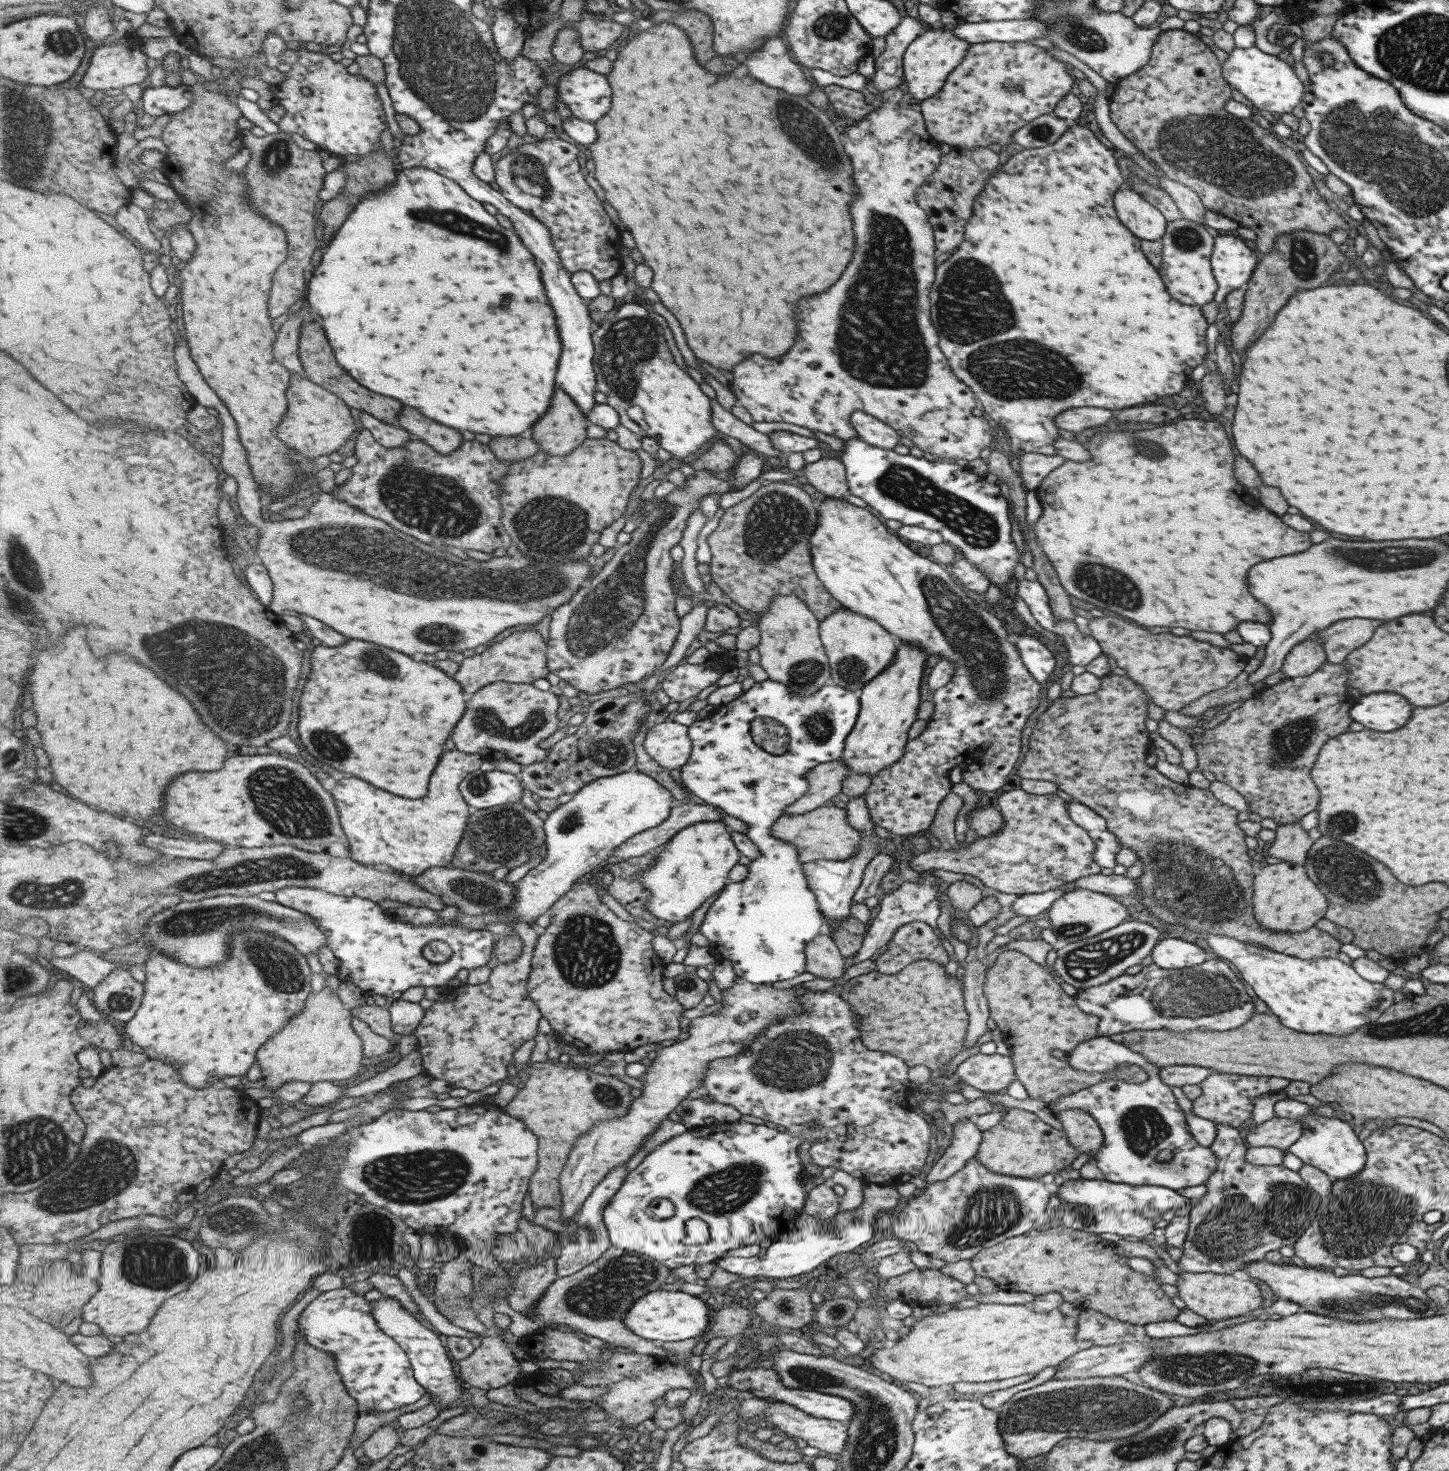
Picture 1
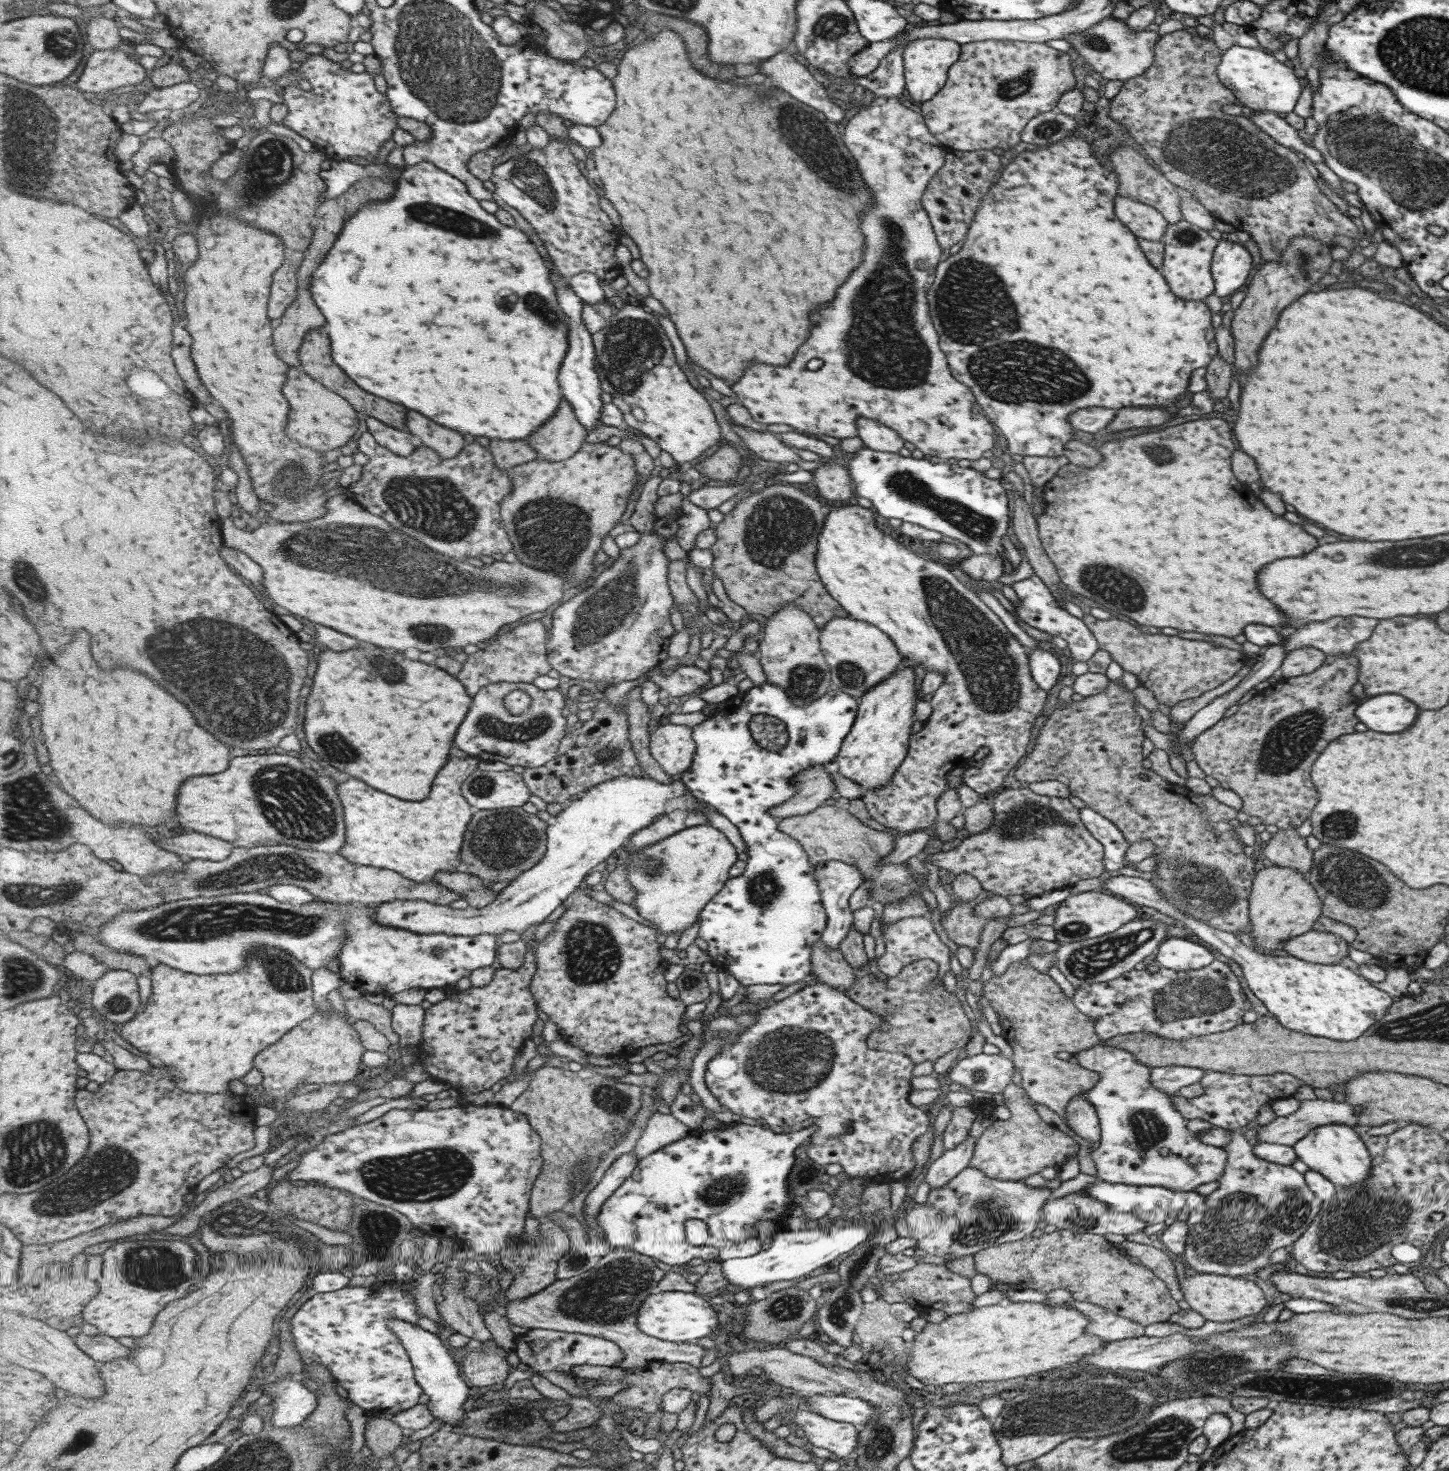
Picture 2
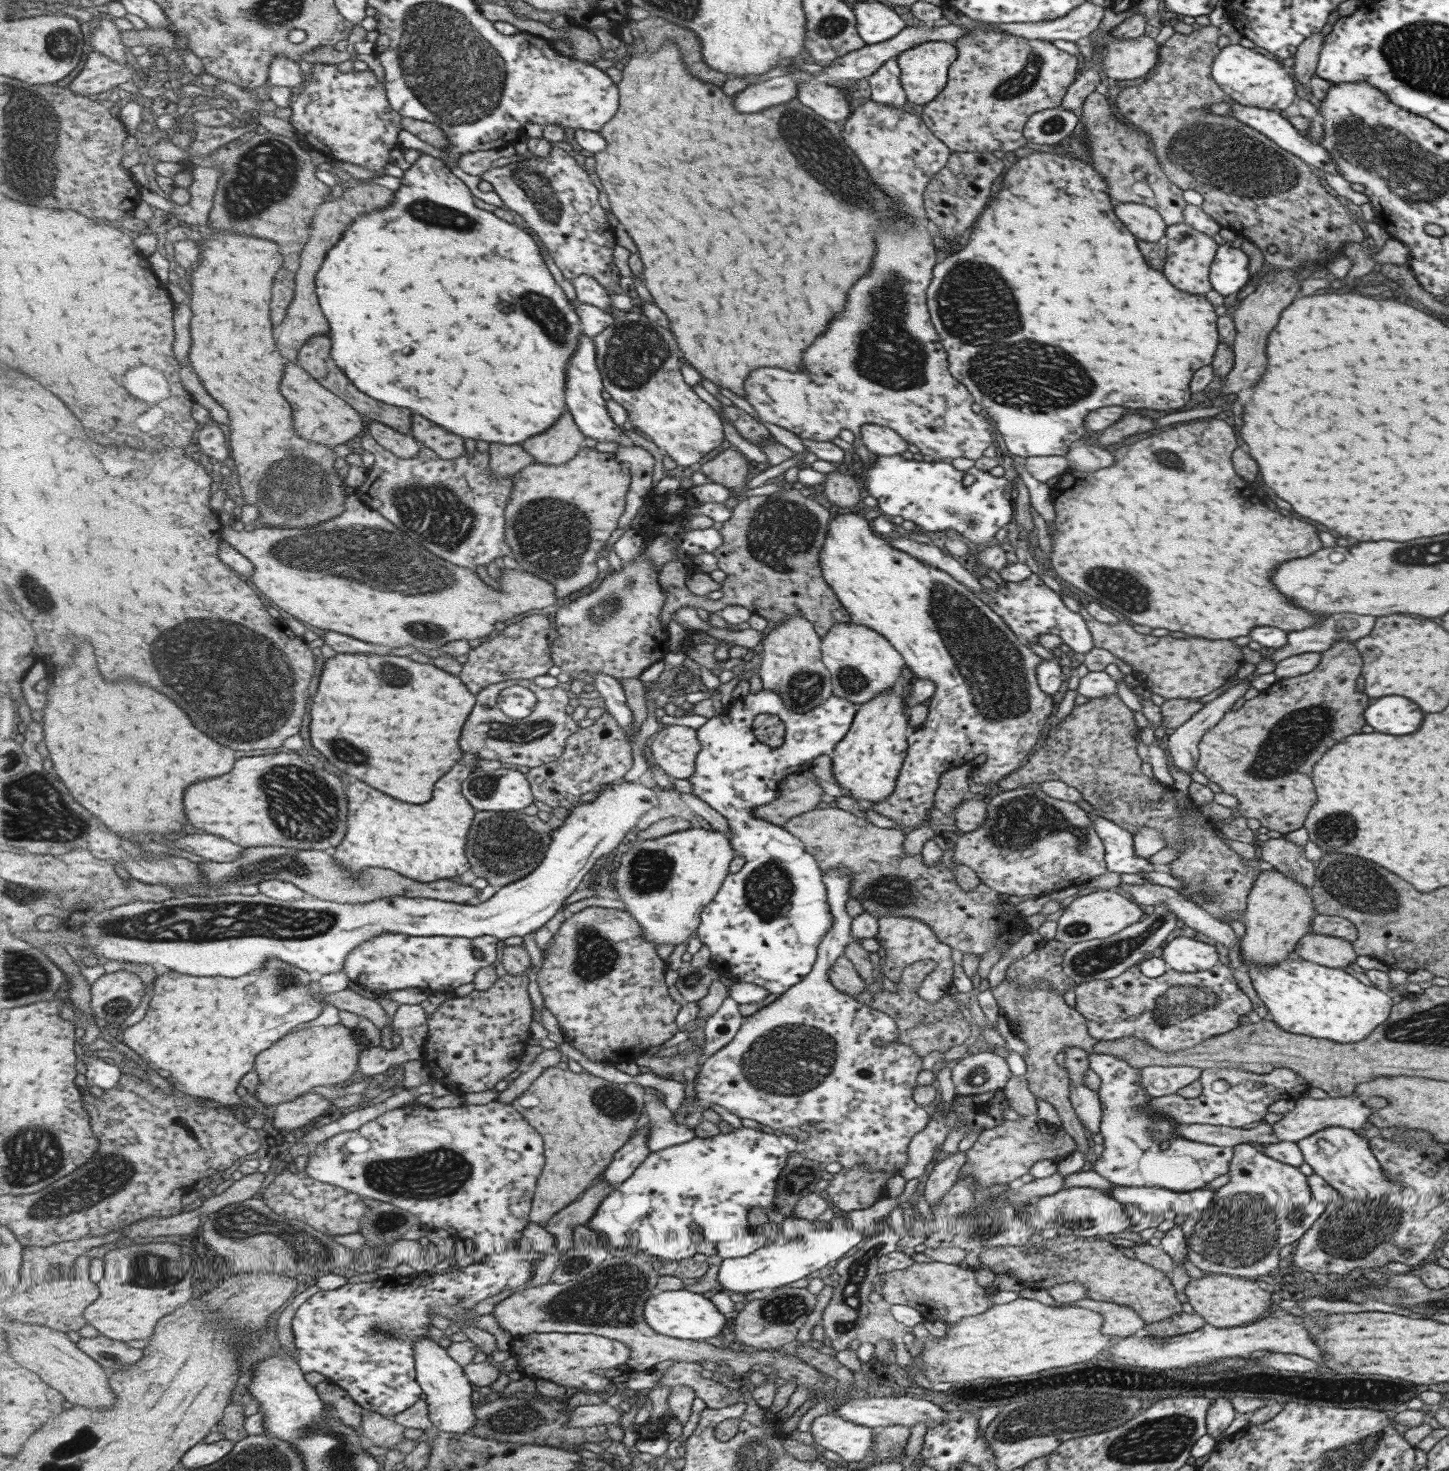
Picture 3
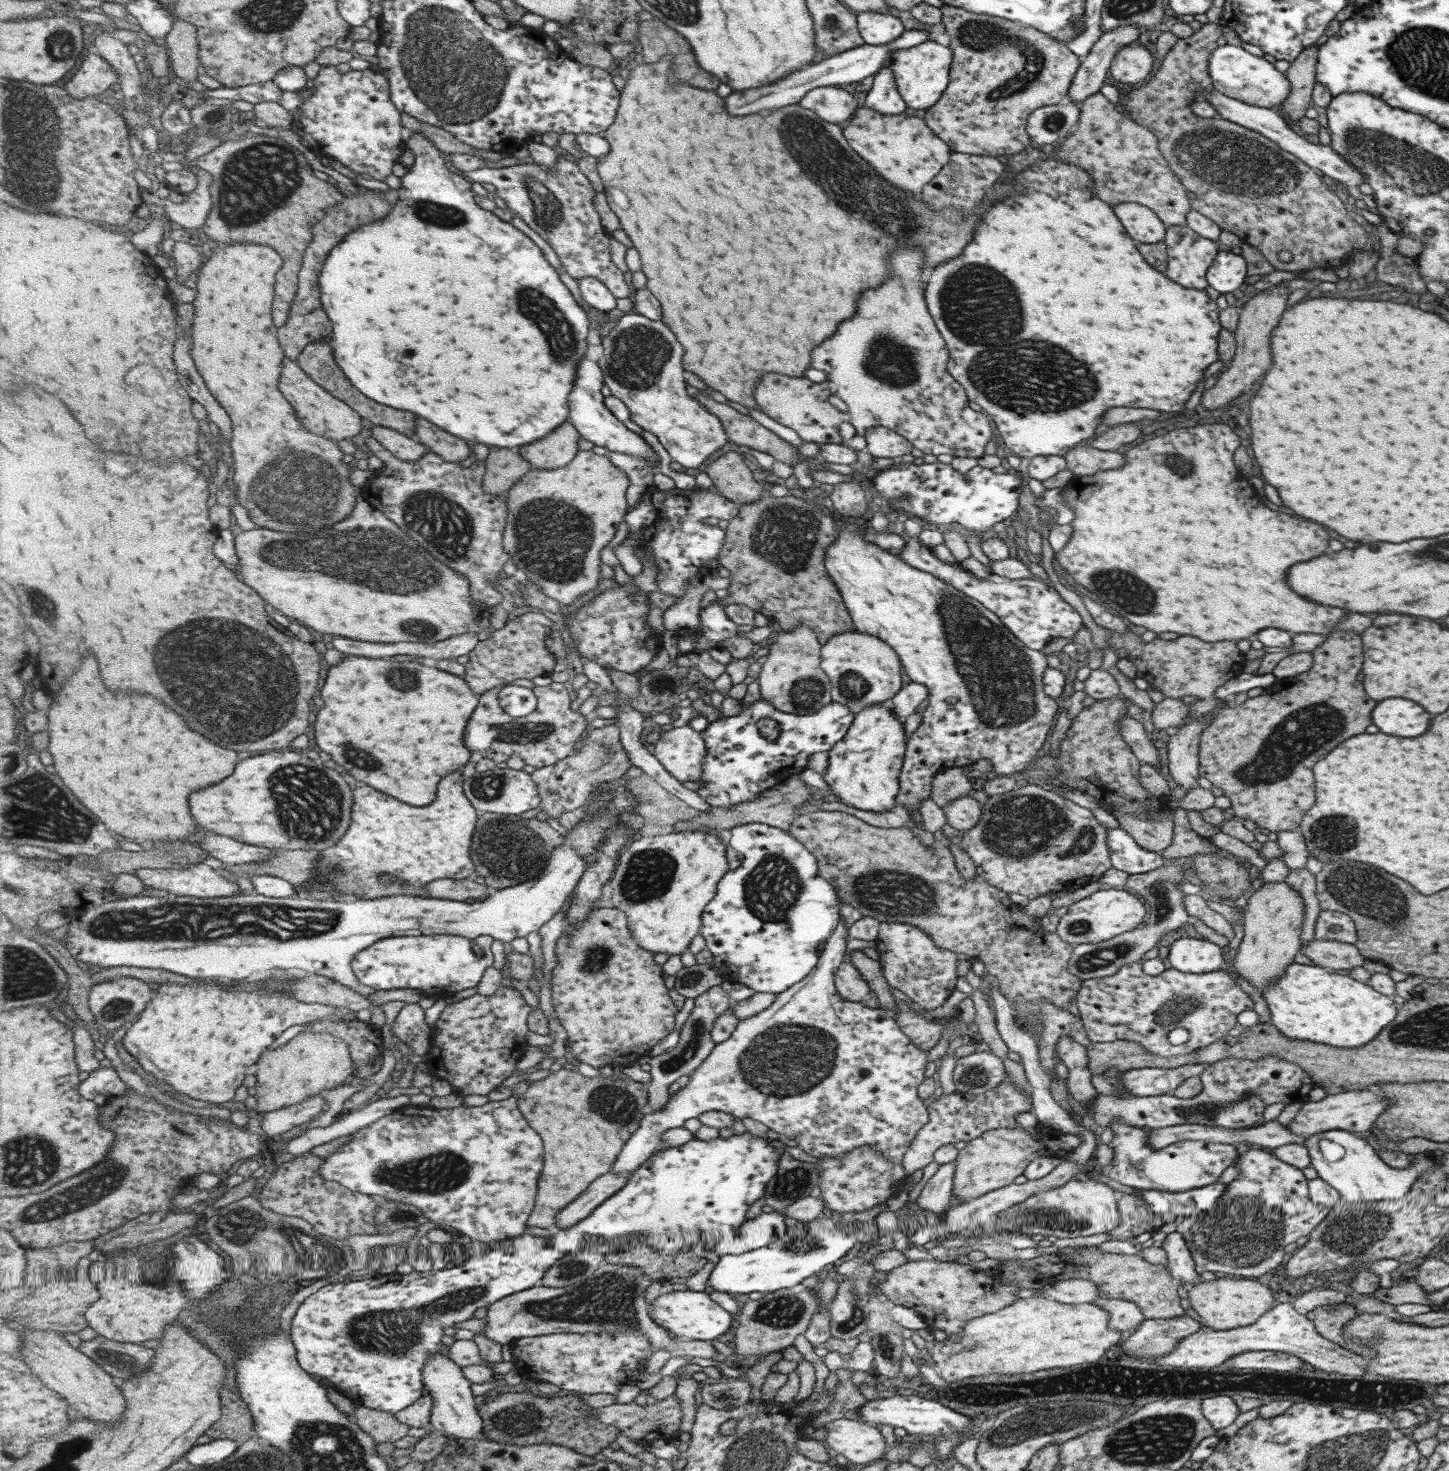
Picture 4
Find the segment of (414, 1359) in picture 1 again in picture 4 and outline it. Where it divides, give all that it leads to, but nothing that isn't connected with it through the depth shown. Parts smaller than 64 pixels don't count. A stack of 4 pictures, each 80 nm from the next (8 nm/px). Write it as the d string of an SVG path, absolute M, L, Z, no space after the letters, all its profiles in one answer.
M440 1351L434 1355L428 1358L422 1374L425 1387L434 1400L430 1427L453 1438L488 1440L483 1434L484 1420L478 1411L479 1405L475 1404L475 1396L471 1390L472 1381L450 1357L443 1356Z

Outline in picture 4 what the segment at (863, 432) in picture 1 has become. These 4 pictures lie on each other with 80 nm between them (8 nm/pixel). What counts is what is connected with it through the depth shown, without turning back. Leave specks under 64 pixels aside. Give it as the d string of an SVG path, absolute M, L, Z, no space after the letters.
M887 427L866 428L863 438L866 442L864 450L875 458L899 459L912 448L908 440Z

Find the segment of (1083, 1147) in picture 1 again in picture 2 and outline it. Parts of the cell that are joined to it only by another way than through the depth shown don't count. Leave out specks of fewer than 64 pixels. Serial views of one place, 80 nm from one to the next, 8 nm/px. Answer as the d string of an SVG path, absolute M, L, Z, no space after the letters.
M1083 1093L1075 1095L1069 1099L1065 1108L1064 1123L1079 1138L1087 1142L1094 1143L1099 1141L1100 1130L1095 1109L1087 1103L1087 1098Z

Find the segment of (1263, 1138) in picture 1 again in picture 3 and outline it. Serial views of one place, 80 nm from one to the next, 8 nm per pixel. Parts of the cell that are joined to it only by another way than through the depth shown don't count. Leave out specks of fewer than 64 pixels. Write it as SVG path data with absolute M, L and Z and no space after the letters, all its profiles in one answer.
M1355 1095L1338 1098L1311 1099L1303 1097L1294 1102L1293 1109L1281 1118L1281 1121L1271 1125L1272 1134L1275 1139L1281 1142L1297 1142L1306 1136L1313 1135L1314 1132L1337 1126L1347 1128L1351 1131L1359 1130L1365 1123L1369 1123L1369 1117L1373 1114L1373 1109L1363 1106L1363 1099Z

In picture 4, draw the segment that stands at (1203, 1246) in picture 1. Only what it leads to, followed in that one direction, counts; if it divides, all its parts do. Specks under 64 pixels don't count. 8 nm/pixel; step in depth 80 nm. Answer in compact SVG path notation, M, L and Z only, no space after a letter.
M1260 1148L1245 1150L1235 1160L1234 1166L1238 1168L1238 1175L1226 1183L1214 1208L1179 1220L1176 1232L1183 1237L1194 1266L1199 1271L1206 1270L1223 1276L1239 1274L1247 1279L1255 1279L1281 1263L1284 1260L1283 1247L1315 1230L1315 1226L1327 1216L1328 1209L1309 1200L1308 1180L1298 1168L1284 1164Z

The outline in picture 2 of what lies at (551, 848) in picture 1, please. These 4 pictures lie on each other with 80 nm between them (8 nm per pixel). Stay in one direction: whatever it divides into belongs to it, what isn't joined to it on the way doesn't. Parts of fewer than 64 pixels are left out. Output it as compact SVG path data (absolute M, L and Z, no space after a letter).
M640 774L623 775L606 780L585 792L580 799L575 799L555 818L551 818L547 827L548 843L545 856L519 878L501 890L498 899L485 908L451 908L447 904L435 904L427 900L395 900L374 906L374 919L383 926L392 926L412 930L419 934L445 933L461 936L477 936L494 934L500 936L505 930L514 930L521 934L533 924L541 924L547 916L551 916L561 904L570 898L595 866L605 862L615 850L627 846L636 832L650 827L665 813L667 800L678 797L687 790L679 778L673 778L671 784L663 784L652 777L643 778Z

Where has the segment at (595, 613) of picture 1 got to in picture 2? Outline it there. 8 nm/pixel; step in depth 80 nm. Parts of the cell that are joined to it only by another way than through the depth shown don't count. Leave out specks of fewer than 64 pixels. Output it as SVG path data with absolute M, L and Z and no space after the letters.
M683 515L657 517L654 529L642 533L639 542L621 551L620 557L593 581L592 585L572 599L556 607L552 615L551 638L547 643L549 663L560 675L573 680L617 683L637 680L647 672L659 669L659 664L670 657L669 648L674 639L675 626L671 622L674 593L670 589L670 564L665 556L665 544L669 536L676 536Z

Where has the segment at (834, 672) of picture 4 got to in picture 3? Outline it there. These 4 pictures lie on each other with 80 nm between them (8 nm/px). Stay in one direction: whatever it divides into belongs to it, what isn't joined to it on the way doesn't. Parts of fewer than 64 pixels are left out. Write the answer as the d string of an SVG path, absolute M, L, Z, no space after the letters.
M833 624L820 638L821 663L829 672L832 694L850 700L857 710L866 700L890 691L905 666L900 654L883 636L859 624Z

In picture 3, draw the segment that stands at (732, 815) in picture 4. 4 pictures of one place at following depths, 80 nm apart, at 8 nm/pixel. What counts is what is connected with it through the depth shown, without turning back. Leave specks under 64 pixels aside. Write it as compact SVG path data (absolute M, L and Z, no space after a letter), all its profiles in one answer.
M810 770L785 776L776 799L758 806L754 815L781 826L788 818L813 810L823 794L815 778Z

